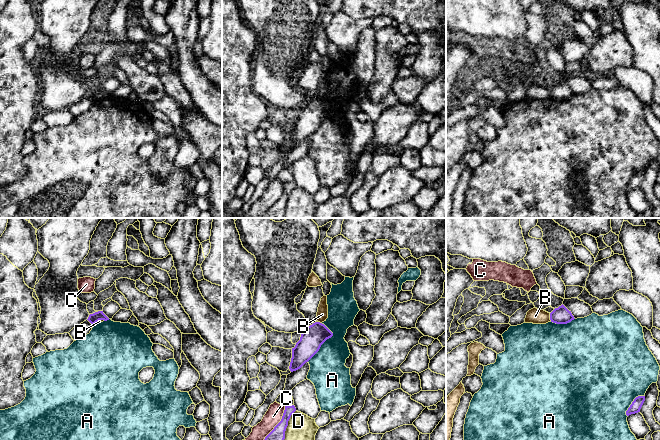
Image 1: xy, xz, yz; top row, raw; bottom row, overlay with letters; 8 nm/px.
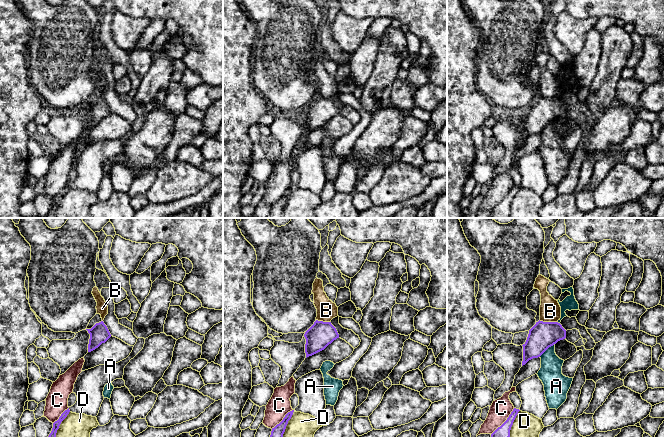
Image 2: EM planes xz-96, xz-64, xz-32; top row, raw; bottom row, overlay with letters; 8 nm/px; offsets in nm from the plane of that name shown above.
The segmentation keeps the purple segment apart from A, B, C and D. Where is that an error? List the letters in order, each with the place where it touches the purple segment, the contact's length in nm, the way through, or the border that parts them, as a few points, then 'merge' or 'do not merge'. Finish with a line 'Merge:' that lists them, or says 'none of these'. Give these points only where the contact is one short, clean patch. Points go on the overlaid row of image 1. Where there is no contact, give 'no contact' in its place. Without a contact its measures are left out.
A: meets purple in xz at (324, 341); contact 340 nm long; do not merge
B: meets purple in yz at (550, 317); contact 70 nm long; border along yz (549, 313), (551, 320); do not merge
C: meets purple in xz at (278, 423); contact 320 nm long; do not merge
D: meets purple in xz at (287, 425); contact 260 nm long; do not merge
Merge: none of these

